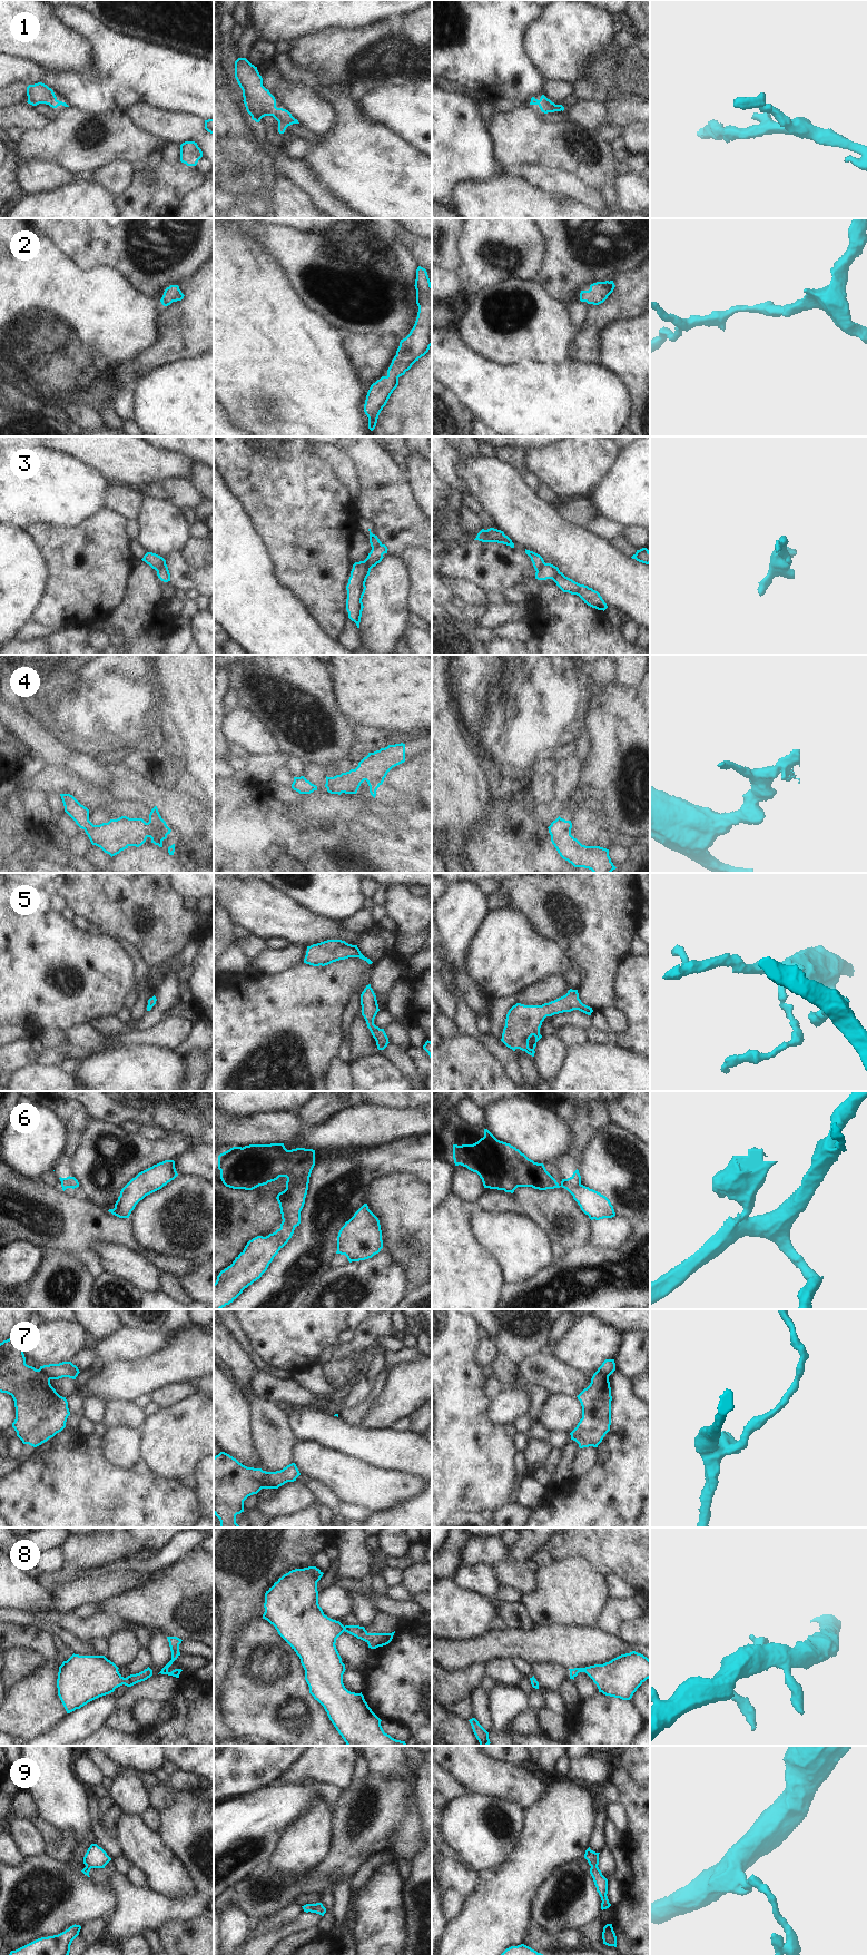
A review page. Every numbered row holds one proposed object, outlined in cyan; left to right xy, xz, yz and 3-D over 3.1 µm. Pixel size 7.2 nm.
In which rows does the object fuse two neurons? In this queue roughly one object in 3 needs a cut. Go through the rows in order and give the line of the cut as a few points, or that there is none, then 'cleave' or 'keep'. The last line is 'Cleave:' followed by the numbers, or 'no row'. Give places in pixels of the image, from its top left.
1: no cut; keep
2: no cut; keep
3: no cut; keep
4: no cut; keep
5: no cut; keep
6: cut in yz along (580, 1184), (567, 1189); cleave
7: cut in xz along (265, 1471), (262, 1487); cleave
8: no cut; keep
9: no cut; keep
Cleave: 6, 7

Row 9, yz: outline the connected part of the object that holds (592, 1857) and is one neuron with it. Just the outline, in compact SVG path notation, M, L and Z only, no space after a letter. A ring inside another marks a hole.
M590 1847L585 1850L584 1858L588 1860L590 1868L590 1874L593 1878L594 1885L597 1887L597 1892L601 1897L601 1909L607 1909L611 1906L608 1899L608 1879L602 1875L599 1869L599 1854L590 1849Z

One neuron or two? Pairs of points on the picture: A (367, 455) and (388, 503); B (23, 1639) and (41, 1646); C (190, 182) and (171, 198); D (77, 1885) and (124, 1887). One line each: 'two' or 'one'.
A: one
B: one
C: one
D: two

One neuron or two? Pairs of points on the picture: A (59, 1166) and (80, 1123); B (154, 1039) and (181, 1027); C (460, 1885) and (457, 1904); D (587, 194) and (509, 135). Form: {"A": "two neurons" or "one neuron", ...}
{"A": "one neuron", "B": "one neuron", "C": "two neurons", "D": "two neurons"}

